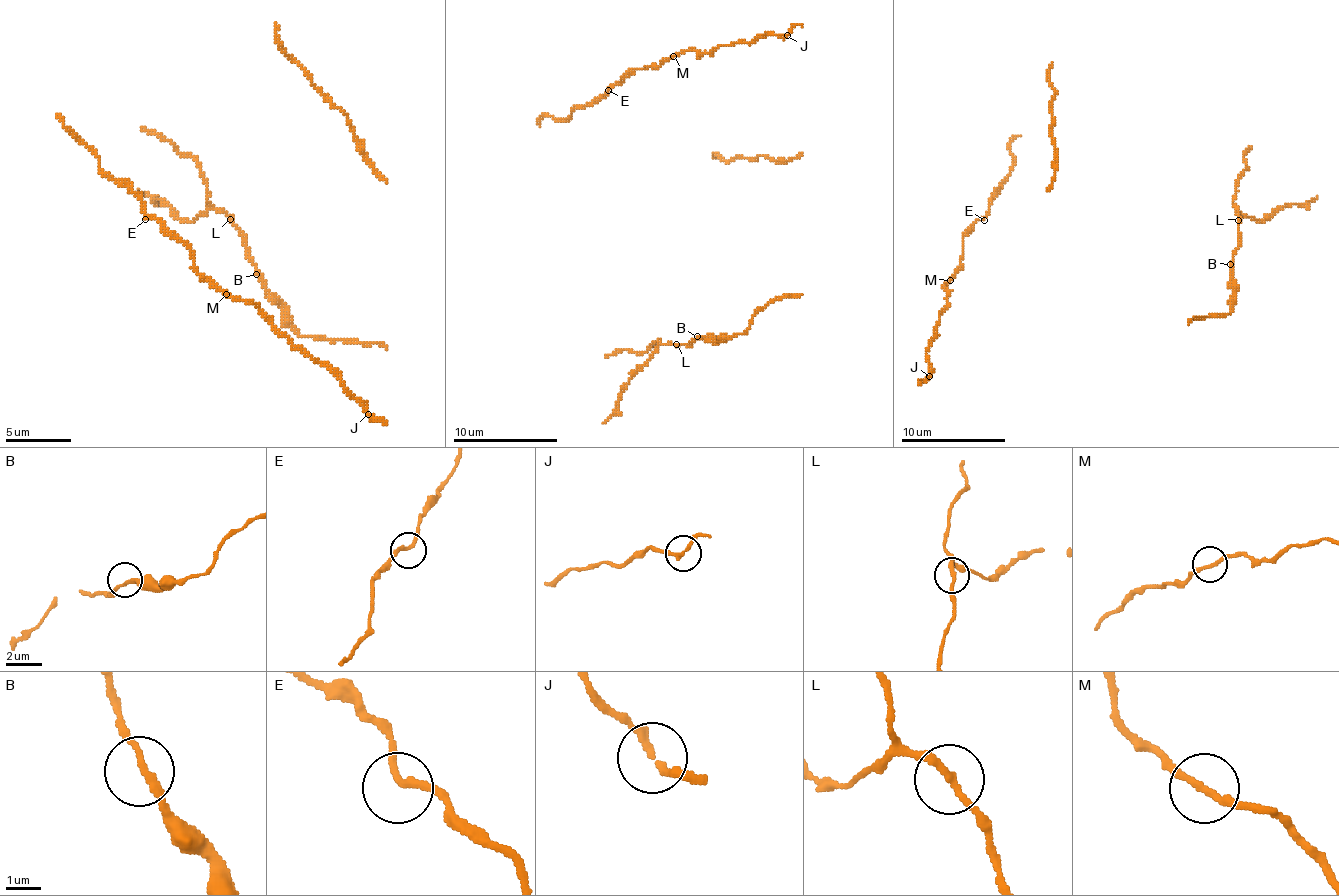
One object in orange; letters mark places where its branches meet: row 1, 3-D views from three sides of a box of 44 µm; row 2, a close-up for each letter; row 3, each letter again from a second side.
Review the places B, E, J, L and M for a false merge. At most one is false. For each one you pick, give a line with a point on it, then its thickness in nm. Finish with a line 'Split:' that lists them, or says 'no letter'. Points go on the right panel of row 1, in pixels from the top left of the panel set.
Split: no letter

